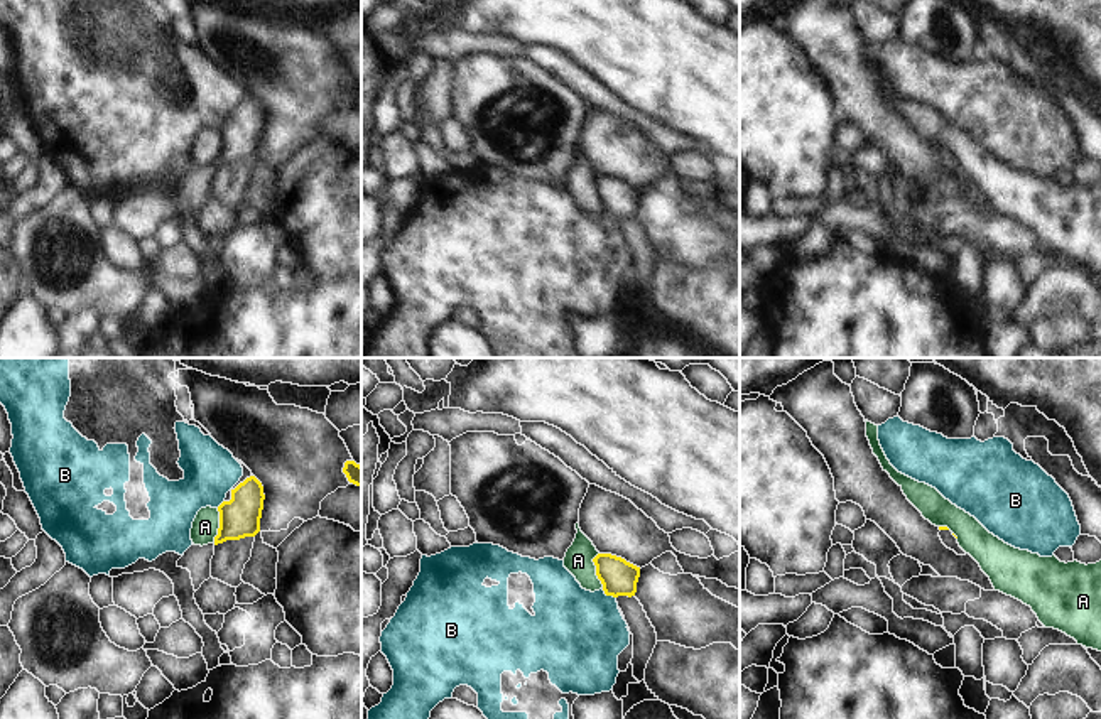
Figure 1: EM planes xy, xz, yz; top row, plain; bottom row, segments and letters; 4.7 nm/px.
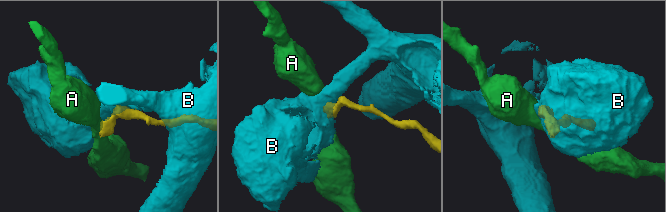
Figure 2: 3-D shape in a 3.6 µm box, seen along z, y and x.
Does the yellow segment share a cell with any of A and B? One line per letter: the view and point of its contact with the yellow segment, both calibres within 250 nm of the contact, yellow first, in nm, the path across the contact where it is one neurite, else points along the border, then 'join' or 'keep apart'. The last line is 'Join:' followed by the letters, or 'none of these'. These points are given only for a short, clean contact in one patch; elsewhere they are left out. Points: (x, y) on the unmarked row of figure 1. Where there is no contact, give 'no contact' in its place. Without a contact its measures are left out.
A: meets yellow in xz at (596, 193); 170 nm thick on the yellow side, 140 nm on the other; border along xz (598, 174), (593, 186), (603, 210); keep apart
B: meets yellow in xz at (608, 216); 170 nm thick on the yellow side, 440 nm on the other; keep apart
Join: none of these

